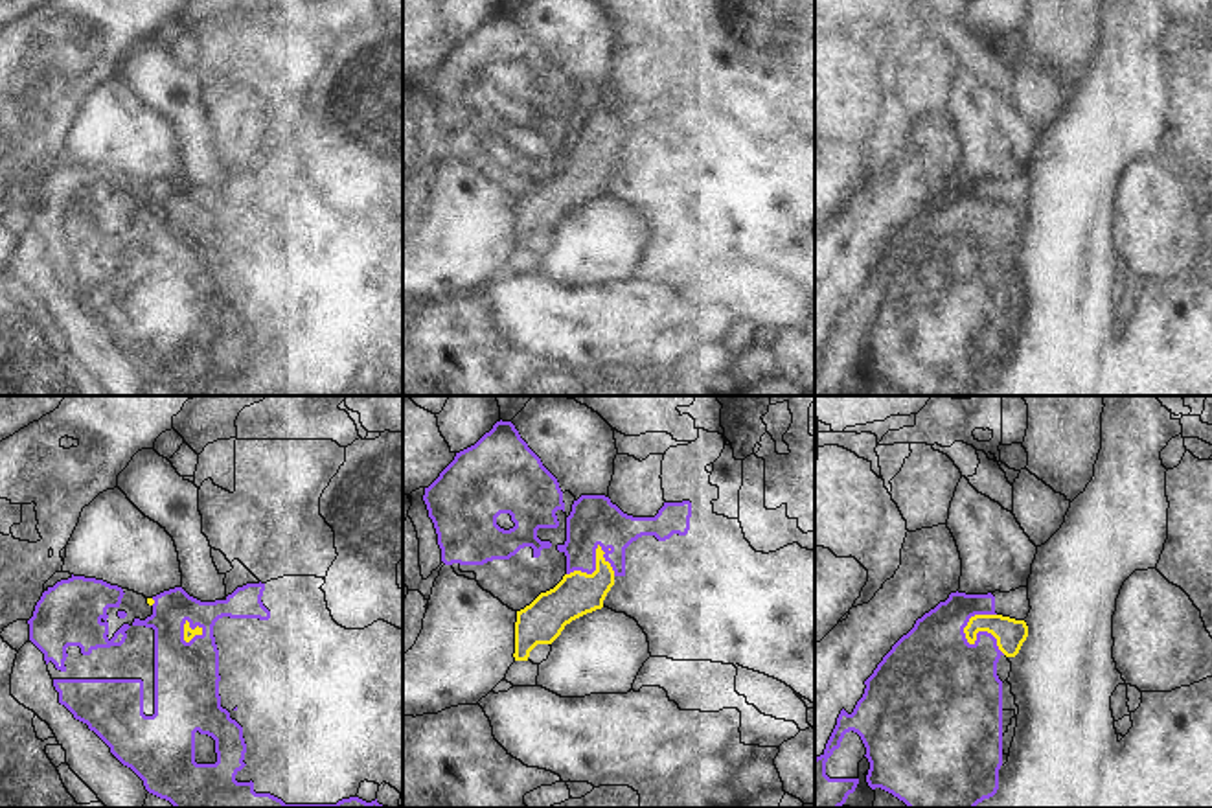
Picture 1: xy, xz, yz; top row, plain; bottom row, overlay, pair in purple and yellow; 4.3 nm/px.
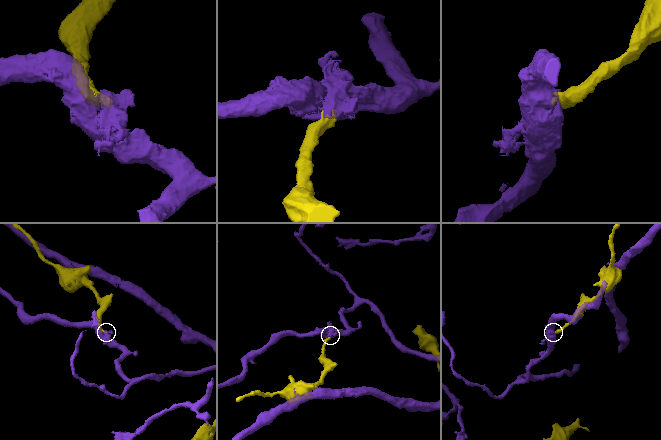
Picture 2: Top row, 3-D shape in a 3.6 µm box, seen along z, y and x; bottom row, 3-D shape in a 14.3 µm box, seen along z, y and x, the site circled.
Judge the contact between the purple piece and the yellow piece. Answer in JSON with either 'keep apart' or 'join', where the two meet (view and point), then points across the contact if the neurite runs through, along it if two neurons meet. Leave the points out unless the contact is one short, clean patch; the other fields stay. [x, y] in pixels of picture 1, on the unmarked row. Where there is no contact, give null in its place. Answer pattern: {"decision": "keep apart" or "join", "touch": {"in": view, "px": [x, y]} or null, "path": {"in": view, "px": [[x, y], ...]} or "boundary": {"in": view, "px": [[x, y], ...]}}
{"decision": "keep apart", "touch": {"in": "yz", "px": [977, 223]}, "boundary": {"in": "yz", "px": [[971, 203], [964, 225], [971, 230], [988, 219], [1005, 242]]}}

